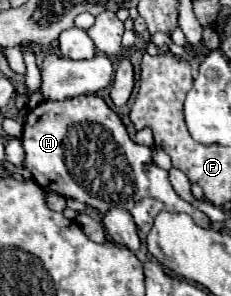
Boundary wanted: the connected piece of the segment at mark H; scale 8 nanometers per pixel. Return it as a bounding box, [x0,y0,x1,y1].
[19,94,211,232]

